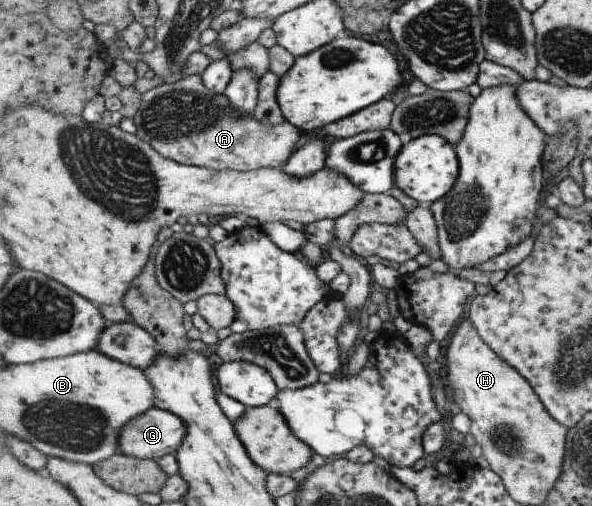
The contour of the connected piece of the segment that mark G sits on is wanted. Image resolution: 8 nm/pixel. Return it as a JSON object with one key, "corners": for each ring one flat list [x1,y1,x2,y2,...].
{"corners":[[159,407,149,408,141,416,135,416,135,420,131,420,121,430,119,452,131,458,159,460,167,454,177,455,177,450,183,444,187,434,189,434,189,430,187,430,187,424,181,416]]}

